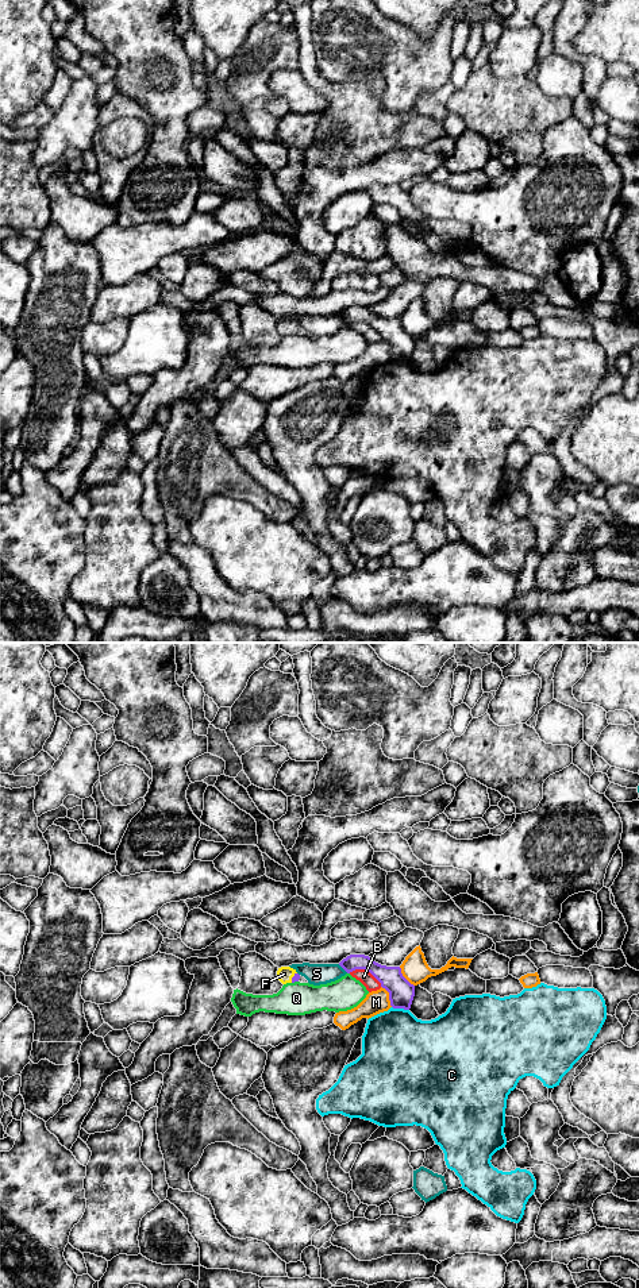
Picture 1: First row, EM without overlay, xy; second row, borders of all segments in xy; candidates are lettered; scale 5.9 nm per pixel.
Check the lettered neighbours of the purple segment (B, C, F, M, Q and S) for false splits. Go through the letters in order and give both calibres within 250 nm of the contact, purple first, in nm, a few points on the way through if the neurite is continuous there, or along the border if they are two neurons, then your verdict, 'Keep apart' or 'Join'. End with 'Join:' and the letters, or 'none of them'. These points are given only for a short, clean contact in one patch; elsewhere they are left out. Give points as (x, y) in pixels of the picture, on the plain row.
B: Thickness 150 nm (purple) against 80 nm. Boundary: xy (349, 324), (366, 322), (381, 338). Keep apart
C: Thickness 150 nm (purple) against 440 nm. Keep apart
F: Thickness 40 nm (purple) against 90 nm. Path across: xy (296, 328), (292, 330), (284, 326). Join
M: Thickness 150 nm (purple) against 140 nm. Boundary: xy (381, 338), (388, 344), (392, 358). Keep apart
Q: Thickness 40 nm (purple) against 190 nm. Keep apart
S: Thickness 100 nm (purple) against 130 nm. Boundary: xy (338, 316), (347, 324). Keep apart
Join: F

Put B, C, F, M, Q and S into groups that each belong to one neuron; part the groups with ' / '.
B / C / F / M / Q / S

